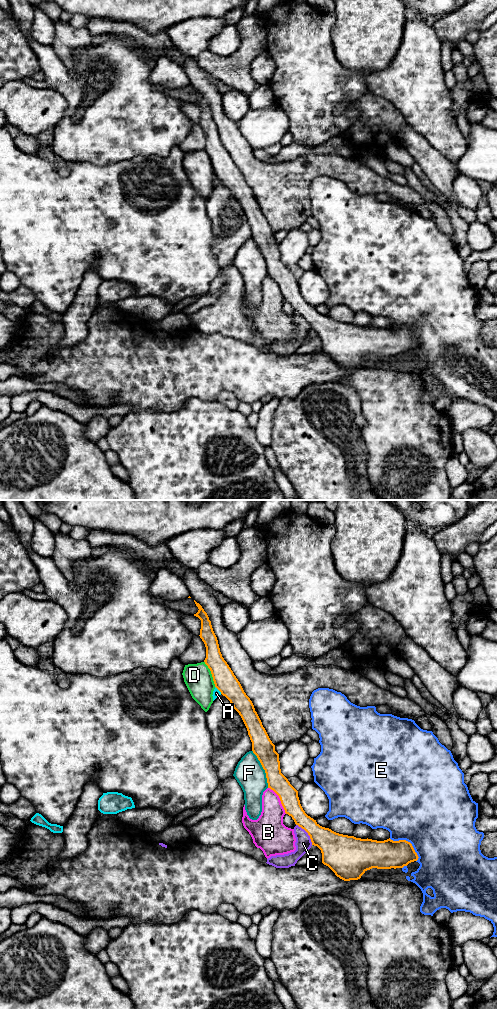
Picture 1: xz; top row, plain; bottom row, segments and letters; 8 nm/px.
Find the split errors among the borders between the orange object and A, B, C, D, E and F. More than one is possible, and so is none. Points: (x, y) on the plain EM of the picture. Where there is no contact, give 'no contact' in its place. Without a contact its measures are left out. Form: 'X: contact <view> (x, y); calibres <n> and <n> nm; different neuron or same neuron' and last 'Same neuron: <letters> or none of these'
A: contact xz (218, 177); calibres 180 and 60 nm; different neuron
B: contact xz (280, 288); calibres 150 and 240 nm; different neuron
C: contact xz (307, 320); calibres 220 and 130 nm; different neuron
D: contact xz (211, 161); calibres 180 and 220 nm; different neuron
E: contact xz (407, 329); calibres 240 and 500 nm; different neuron
F: contact xz (263, 256); calibres 170 and 240 nm; different neuron
Same neuron: none of these

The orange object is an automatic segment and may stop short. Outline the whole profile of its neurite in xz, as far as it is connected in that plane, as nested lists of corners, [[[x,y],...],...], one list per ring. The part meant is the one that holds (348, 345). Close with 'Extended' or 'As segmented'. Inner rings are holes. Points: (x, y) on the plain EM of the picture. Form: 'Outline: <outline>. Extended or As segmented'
Outline: [[[194,88],[198,100],[194,104],[201,108],[200,126],[206,135],[205,152],[211,159],[215,175],[225,184],[233,196],[241,204],[252,230],[252,239],[257,244],[266,261],[268,276],[273,278],[280,286],[285,301],[292,305],[295,312],[304,317],[310,324],[312,333],[317,334],[322,341],[322,351],[328,354],[337,365],[344,369],[358,368],[372,356],[391,357],[403,356],[409,351],[417,349],[418,343],[412,332],[406,328],[393,329],[390,326],[384,329],[361,327],[336,321],[329,316],[320,314],[316,308],[308,304],[303,298],[298,285],[298,279],[290,272],[281,261],[279,242],[275,239],[275,233],[270,228],[262,210],[255,199],[250,186],[244,180],[240,170],[222,145],[217,125],[213,119],[211,109],[202,94]]]. As segmented

